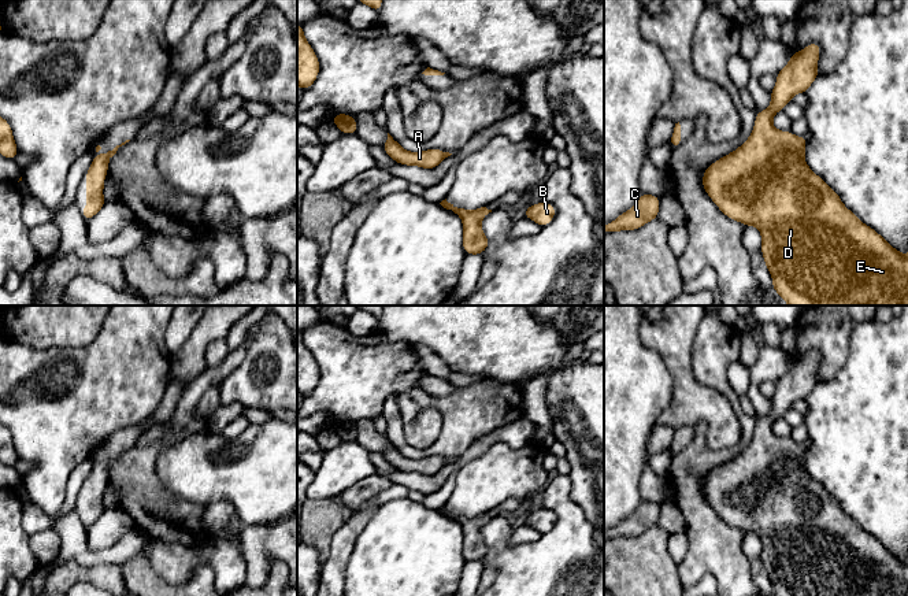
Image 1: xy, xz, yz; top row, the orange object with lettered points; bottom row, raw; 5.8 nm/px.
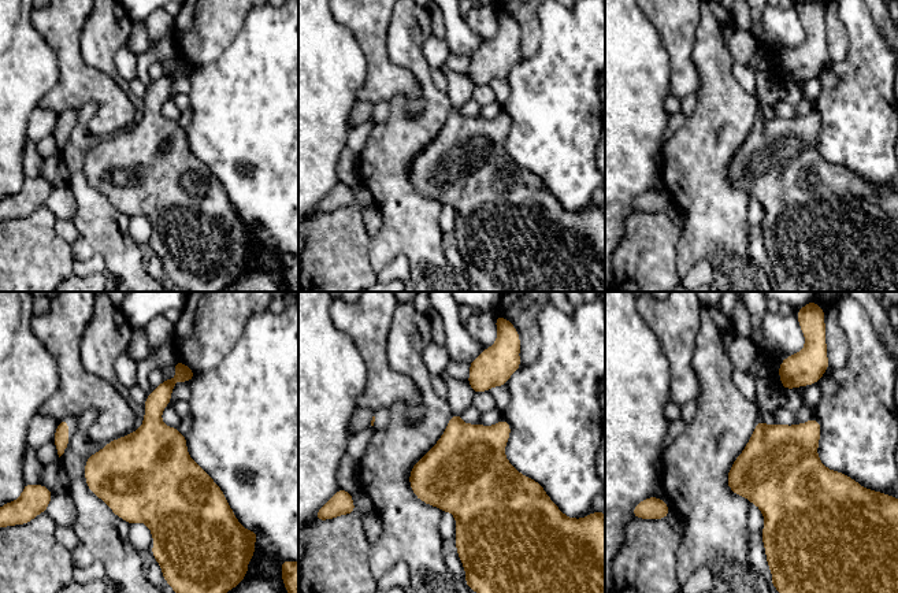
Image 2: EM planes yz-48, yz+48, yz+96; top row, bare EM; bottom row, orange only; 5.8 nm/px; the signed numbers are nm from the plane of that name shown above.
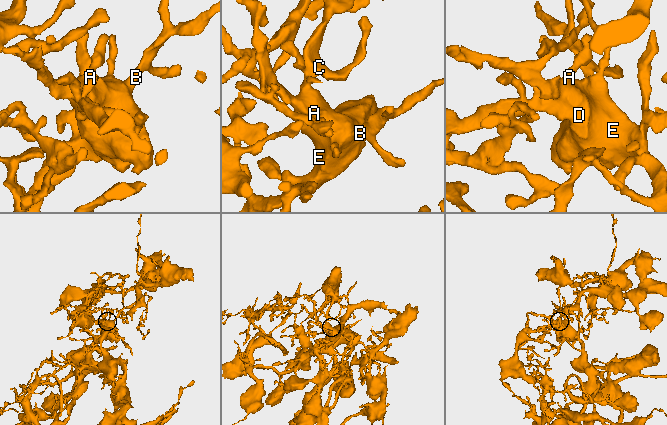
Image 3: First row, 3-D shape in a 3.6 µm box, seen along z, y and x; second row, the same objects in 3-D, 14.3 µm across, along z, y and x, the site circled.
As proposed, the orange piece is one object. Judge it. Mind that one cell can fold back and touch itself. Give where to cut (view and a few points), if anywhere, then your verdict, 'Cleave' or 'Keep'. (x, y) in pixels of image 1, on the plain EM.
No split. Keep

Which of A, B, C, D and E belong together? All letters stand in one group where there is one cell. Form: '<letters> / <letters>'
A B C D E

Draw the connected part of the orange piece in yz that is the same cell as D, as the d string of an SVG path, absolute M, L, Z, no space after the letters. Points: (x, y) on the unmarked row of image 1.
M808 351L792 360L789 370L777 381L771 411L756 419L755 434L748 447L735 458L714 469L703 480L703 495L718 515L744 533L756 533L761 541L761 562L771 580L772 596L908 596L908 562L893 555L879 540L863 530L848 517L837 499L815 481L804 466L807 443L777 437L772 425L797 400L805 400L820 381L820 353Z

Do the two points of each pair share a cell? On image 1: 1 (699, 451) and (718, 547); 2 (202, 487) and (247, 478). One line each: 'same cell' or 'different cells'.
1: same cell
2: same cell

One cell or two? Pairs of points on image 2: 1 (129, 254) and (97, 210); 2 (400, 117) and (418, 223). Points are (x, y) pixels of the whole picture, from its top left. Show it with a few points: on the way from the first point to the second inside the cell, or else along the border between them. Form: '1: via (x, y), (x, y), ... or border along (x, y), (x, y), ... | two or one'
1: via (118, 243), (97, 221) | one
2: via (399, 143), (399, 197) | one

